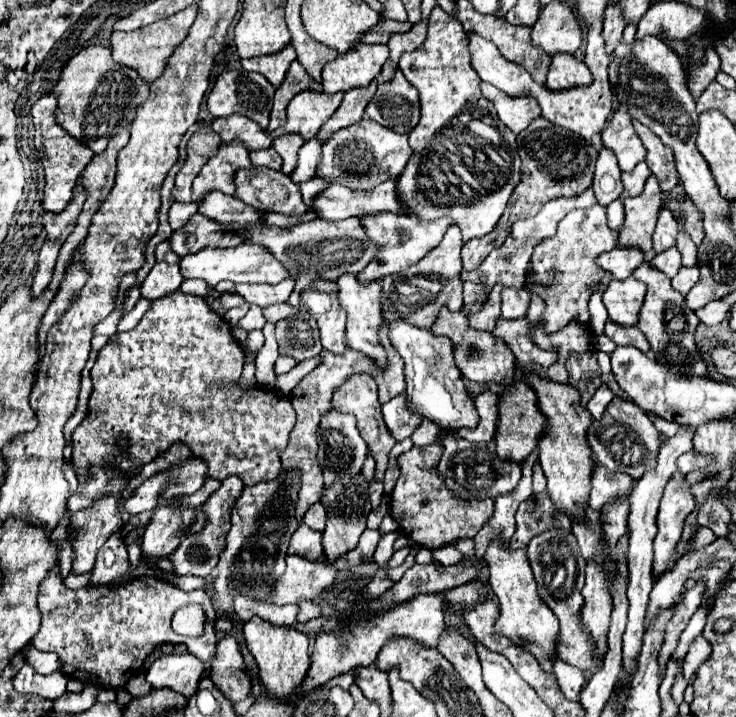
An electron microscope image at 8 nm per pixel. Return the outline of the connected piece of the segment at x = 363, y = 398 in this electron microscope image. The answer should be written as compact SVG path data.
M356 374L352 376L342 388L336 390L334 398L332 398L332 408L336 412L344 412L344 414L354 414L358 420L358 430L364 438L364 442L370 448L370 456L376 460L376 478L382 478L388 466L388 454L394 448L396 440L390 436L384 420L382 420L382 410L380 410L380 402L378 402L378 386L374 382L372 376L368 374Z

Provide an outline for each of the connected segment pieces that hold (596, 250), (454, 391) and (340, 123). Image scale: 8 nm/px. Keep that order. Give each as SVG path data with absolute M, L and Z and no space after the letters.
M594 204L584 210L572 210L558 224L558 232L542 240L532 254L532 276L528 278L526 288L530 293L542 296L548 302L544 312L544 326L548 332L564 328L572 318L588 324L588 286L596 280L602 280L604 270L596 264L596 258L602 252L610 252L618 246L618 232L606 224L606 206Z
M404 320L390 324L390 340L394 350L402 356L406 368L406 396L410 398L412 392L420 390L420 400L408 400L412 412L420 414L422 418L432 420L438 424L440 430L462 430L462 428L476 428L478 412L472 404L472 396L466 390L466 384L452 360L452 342L446 336L436 336L430 330L416 328Z
M373 80L370 85L364 86L362 90L352 88L352 90L344 92L344 100L342 100L340 108L334 112L332 120L326 120L326 122L324 122L324 128L320 128L320 132L316 134L316 138L318 138L318 140L328 140L328 136L330 136L332 132L336 132L336 130L340 130L340 128L344 128L344 126L350 126L350 124L354 124L356 120L364 118L364 108L366 108L366 104L370 102L370 98L374 96L376 88L377 81Z

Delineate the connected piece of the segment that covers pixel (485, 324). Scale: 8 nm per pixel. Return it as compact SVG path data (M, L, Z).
M496 284L486 300L486 304L482 306L480 312L468 314L468 322L470 328L474 330L490 330L496 326L496 320L500 318L500 292L502 292L502 284Z

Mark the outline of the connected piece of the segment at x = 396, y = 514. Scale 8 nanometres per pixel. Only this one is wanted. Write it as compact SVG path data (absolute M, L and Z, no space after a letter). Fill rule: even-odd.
M414 446L408 452L398 456L400 478L390 494L390 516L398 522L398 528L412 542L436 550L448 544L458 542L460 538L474 538L476 532L492 518L494 500L472 500L466 504L458 504L452 494L446 490L436 466L442 456L442 446Z

